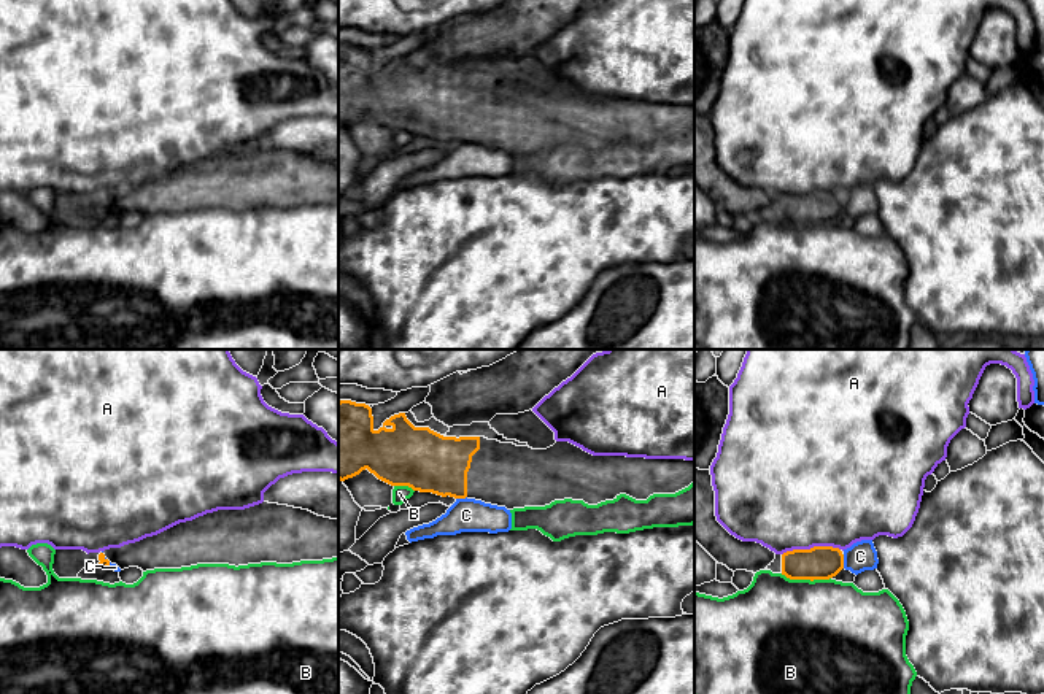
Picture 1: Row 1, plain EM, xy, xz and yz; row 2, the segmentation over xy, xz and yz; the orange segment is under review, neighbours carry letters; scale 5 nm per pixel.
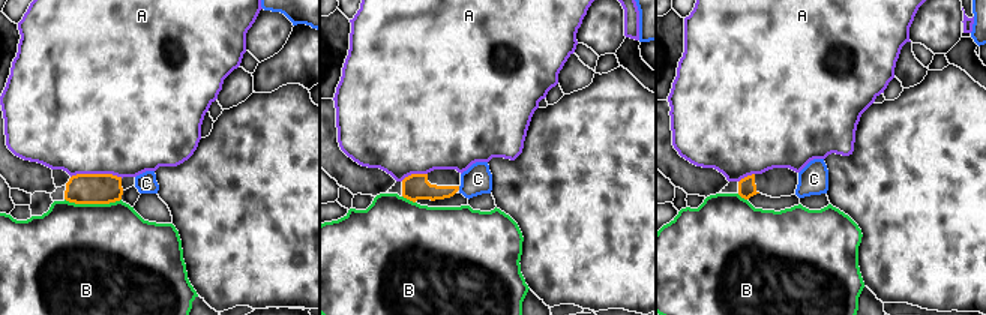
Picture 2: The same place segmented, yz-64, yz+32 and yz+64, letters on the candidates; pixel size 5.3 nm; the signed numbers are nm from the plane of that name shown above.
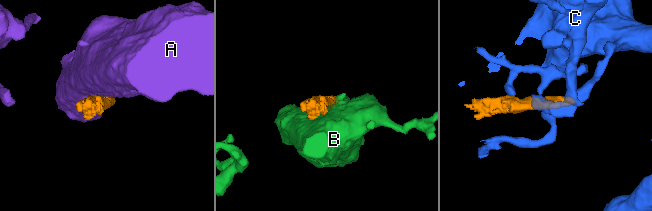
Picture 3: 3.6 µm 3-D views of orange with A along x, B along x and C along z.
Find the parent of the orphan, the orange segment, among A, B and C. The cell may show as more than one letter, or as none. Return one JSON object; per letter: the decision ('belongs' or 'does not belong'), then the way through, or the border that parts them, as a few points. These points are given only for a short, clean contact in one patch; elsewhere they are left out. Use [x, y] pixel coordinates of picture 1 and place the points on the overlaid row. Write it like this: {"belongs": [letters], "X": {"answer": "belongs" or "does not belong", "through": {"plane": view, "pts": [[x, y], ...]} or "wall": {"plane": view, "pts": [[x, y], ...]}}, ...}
{"belongs": [], "A": {"answer": "does not belong", "wall": {"plane": "yz", "pts": [[839, 548], [793, 548], [782, 555]]}}, "B": {"answer": "does not belong"}, "C": {"answer": "does not belong", "wall": {"plane": "yz", "pts": [[842, 555], [844, 567]]}}}

